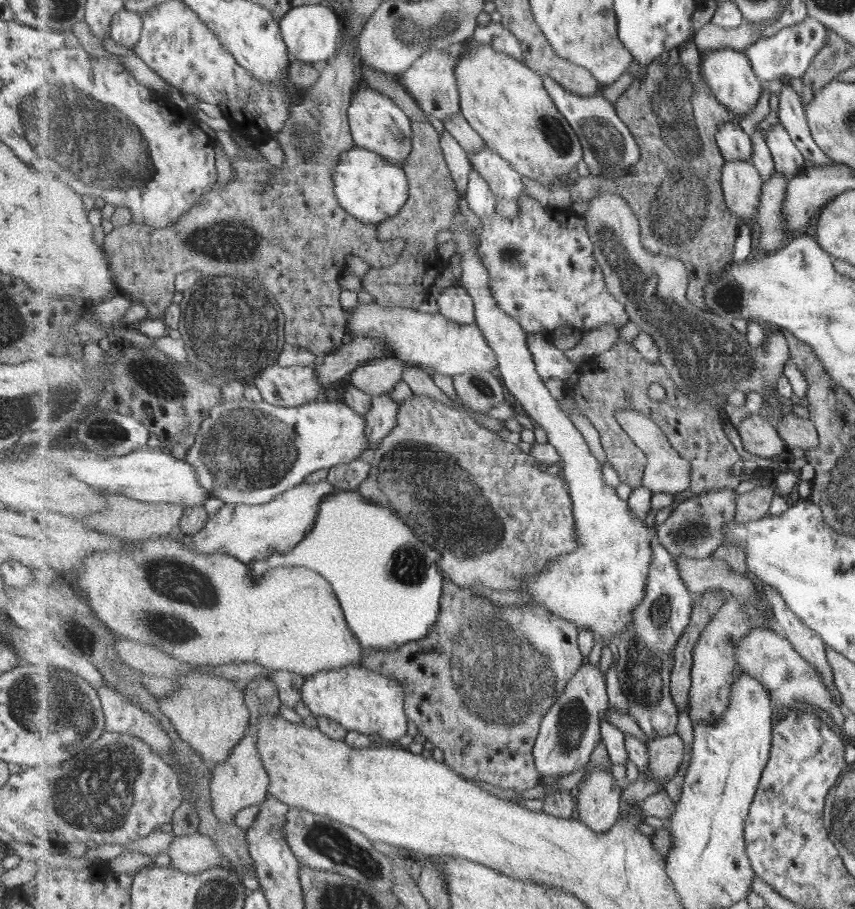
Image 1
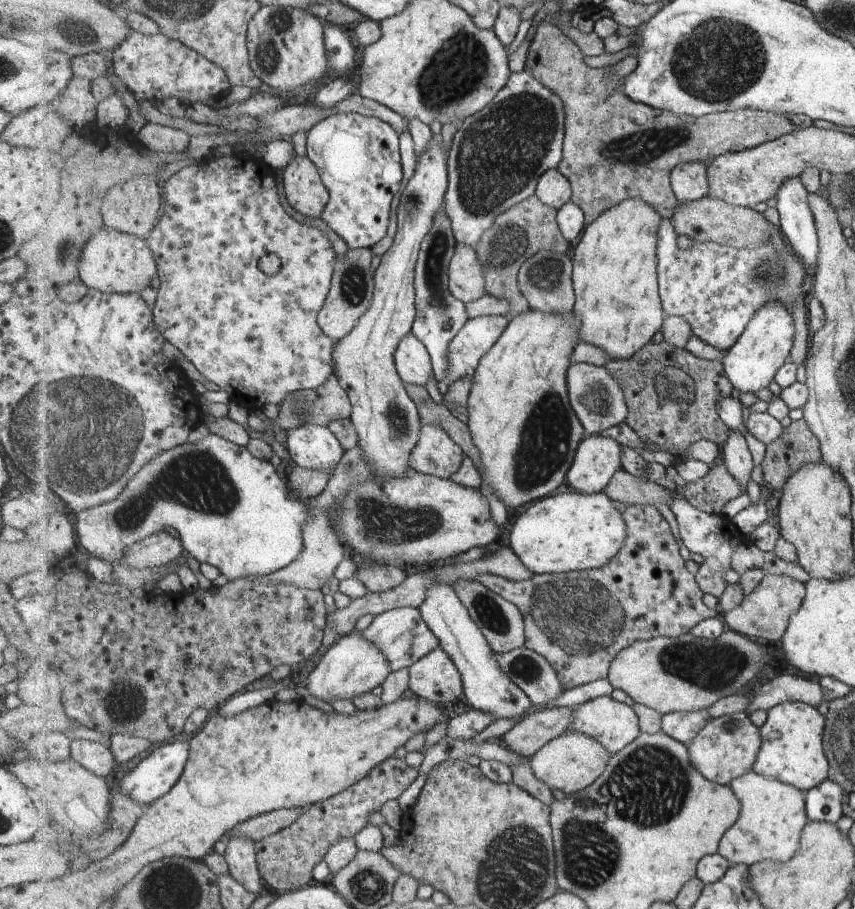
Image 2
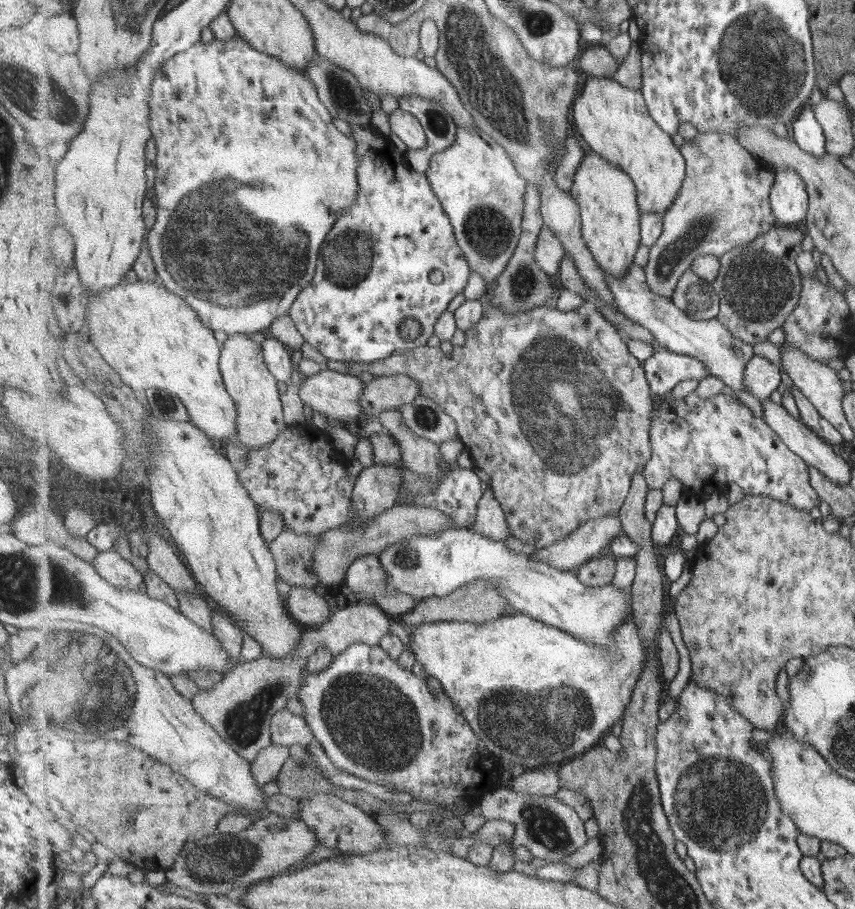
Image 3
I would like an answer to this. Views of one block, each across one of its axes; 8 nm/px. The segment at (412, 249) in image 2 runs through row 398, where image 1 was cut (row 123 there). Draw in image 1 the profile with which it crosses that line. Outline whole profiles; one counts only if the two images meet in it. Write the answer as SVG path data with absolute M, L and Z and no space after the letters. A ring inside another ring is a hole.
M370 88L355 90L347 114L350 118L352 135L357 146L377 152L398 166L405 164L407 157L414 151L414 128L411 118L395 104L392 98L388 97L388 93Z

